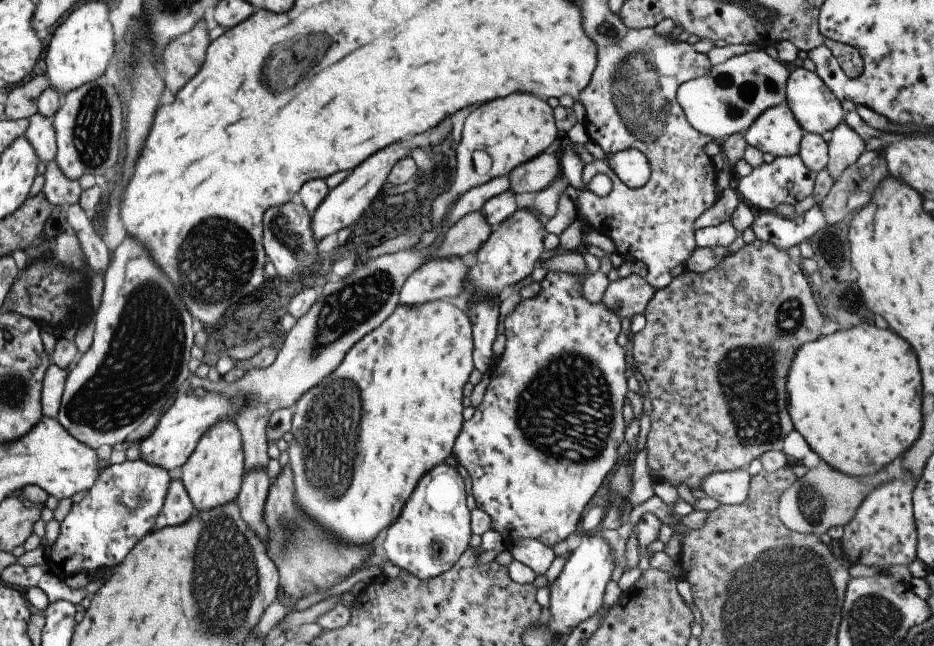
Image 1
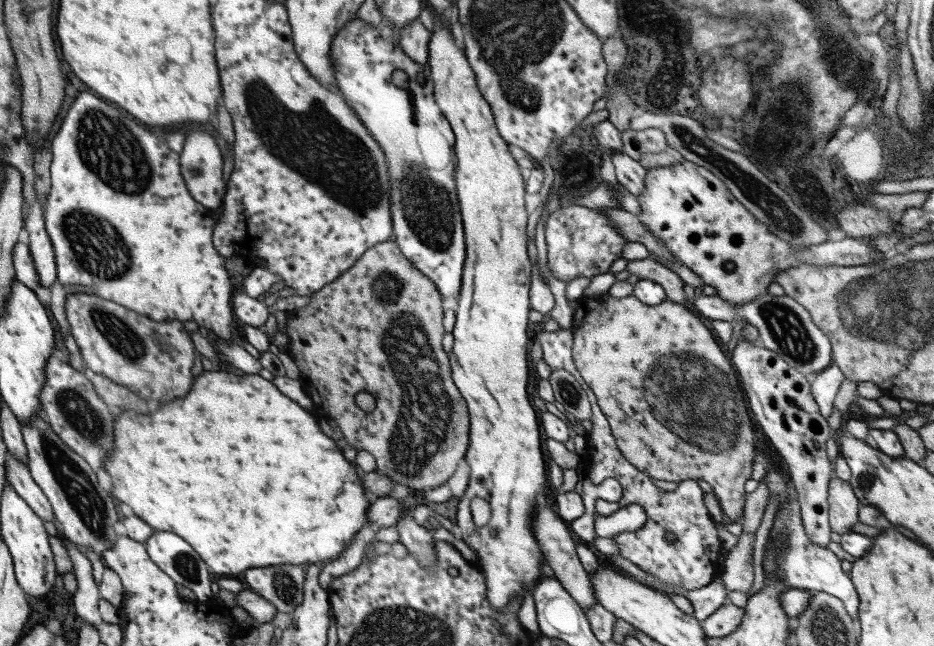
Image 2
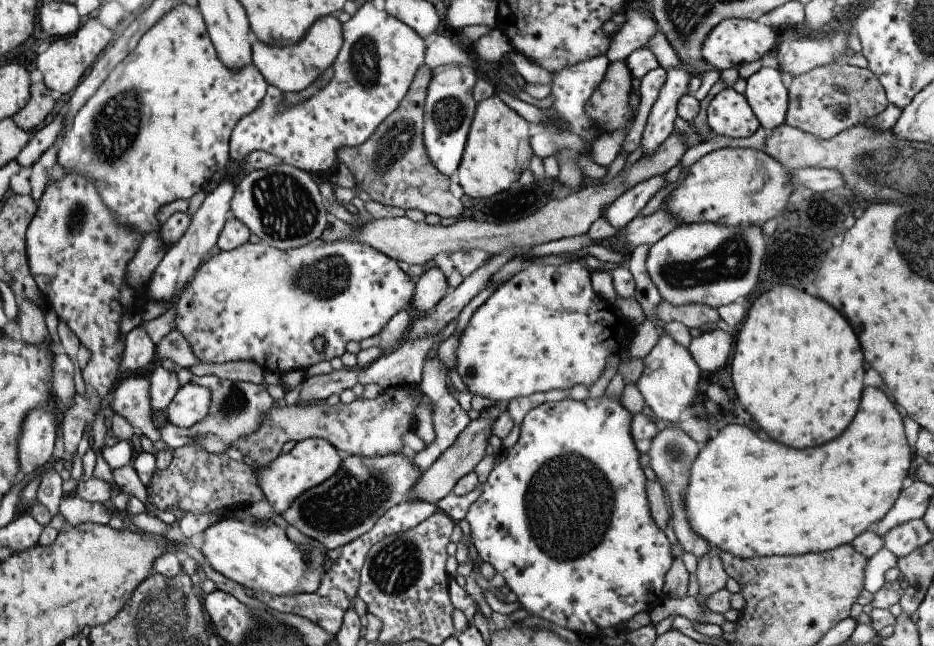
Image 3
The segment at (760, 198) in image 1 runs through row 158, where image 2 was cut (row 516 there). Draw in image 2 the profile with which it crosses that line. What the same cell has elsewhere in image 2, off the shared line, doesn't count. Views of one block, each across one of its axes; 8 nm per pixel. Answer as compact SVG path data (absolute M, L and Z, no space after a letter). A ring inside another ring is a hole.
M789 482L789 488L787 488L787 504L783 504L781 510L775 514L773 528L769 530L769 540L777 538L779 532L785 532L785 530L789 532L787 538L785 538L785 548L773 552L771 542L767 540L765 552L763 552L763 572L775 574L785 584L785 588L789 588L789 590L793 590L793 588L805 588L805 590L811 590L811 592L827 592L831 596L837 596L843 602L847 614L857 622L859 598L857 598L857 592L855 592L855 586L853 586L849 574L845 574L839 568L841 558L837 558L829 548L823 548L819 544L813 544L807 538L807 534L803 530L803 524L801 524L799 510L801 508L799 508L799 500L797 500L797 490Z

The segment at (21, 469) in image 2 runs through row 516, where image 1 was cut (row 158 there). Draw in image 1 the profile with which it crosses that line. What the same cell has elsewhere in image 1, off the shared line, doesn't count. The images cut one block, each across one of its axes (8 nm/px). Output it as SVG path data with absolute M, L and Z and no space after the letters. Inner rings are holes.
M33 114L29 118L29 126L23 134L29 144L33 144L37 158L41 162L53 162L57 156L57 134L53 128L53 120L43 114Z

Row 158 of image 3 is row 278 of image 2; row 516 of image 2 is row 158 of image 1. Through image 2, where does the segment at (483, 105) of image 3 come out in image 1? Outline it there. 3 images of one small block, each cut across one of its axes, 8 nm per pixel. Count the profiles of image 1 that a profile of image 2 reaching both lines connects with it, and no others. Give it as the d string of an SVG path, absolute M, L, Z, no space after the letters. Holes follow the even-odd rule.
M509 94L507 98L493 100L489 104L481 104L479 108L475 108L473 112L469 112L467 120L463 122L461 140L457 144L455 178L451 182L451 188L447 188L439 196L435 196L433 202L431 202L433 228L441 224L441 220L447 214L447 210L451 208L451 204L455 206L457 200L469 188L485 184L485 182L489 182L495 176L503 176L503 174L509 176L509 172L513 172L513 168L525 164L527 160L533 160L535 156L541 156L543 150L557 136L561 136L561 132L557 132L553 108L547 102L535 98L533 94ZM475 150L483 150L491 158L491 168L489 168L487 174L475 174L475 172L471 172L471 166L473 166L471 164L471 154Z

